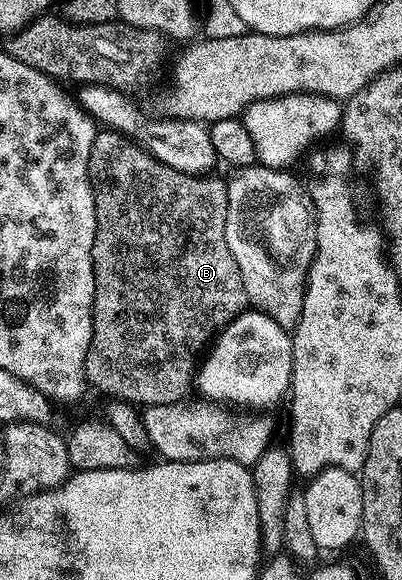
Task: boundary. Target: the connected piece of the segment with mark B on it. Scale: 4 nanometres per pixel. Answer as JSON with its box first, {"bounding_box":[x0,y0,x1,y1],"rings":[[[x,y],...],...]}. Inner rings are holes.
{"bounding_box":[85,131,249,407],"rings":[[[114,131],[96,132],[95,142],[89,151],[89,179],[91,180],[91,190],[93,191],[93,203],[95,204],[95,234],[93,235],[93,279],[95,280],[95,294],[93,295],[93,307],[91,308],[91,350],[85,355],[85,375],[87,385],[90,388],[101,389],[112,398],[119,398],[123,401],[132,403],[136,407],[146,407],[148,405],[168,405],[169,403],[180,403],[188,396],[187,393],[197,381],[197,370],[201,364],[201,358],[205,350],[212,344],[213,338],[222,333],[224,327],[233,319],[237,319],[248,308],[249,302],[245,283],[241,279],[241,271],[237,267],[237,259],[229,251],[229,243],[225,239],[225,215],[227,214],[227,181],[224,178],[215,177],[216,175],[196,175],[194,173],[182,173],[165,163],[161,163],[154,155],[148,153],[146,148],[138,140],[124,137],[122,133]]]}

